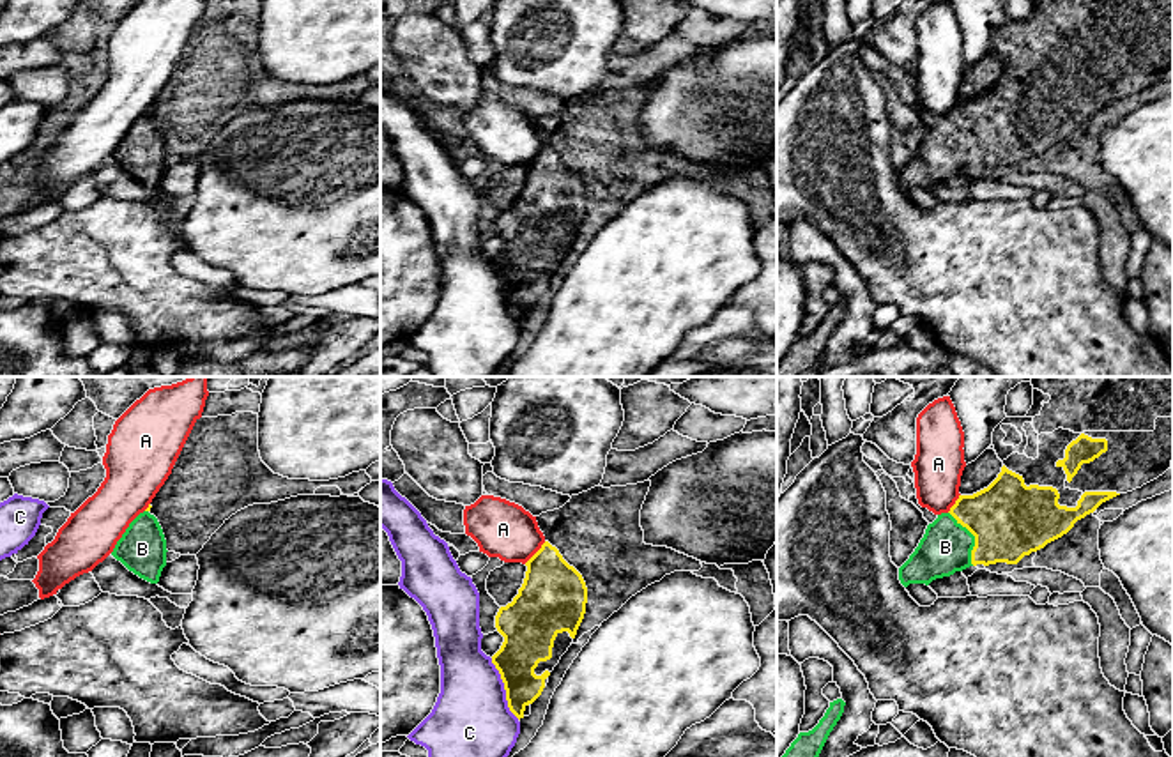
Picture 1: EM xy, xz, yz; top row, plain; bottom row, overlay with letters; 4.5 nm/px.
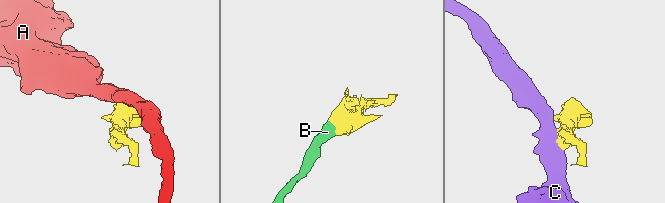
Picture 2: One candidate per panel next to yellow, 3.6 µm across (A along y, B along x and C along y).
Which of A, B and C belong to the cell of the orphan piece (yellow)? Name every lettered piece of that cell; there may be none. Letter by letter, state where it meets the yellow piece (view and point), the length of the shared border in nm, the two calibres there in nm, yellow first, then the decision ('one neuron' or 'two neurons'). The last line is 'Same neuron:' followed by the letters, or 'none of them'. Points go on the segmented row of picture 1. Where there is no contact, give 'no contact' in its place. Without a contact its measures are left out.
A: xz (536, 552) | 140 nm | 300/260 nm | two neurons
B: yz (975, 538) | 280 nm | 360/220 nm | one neuron
C: xz (505, 688) | 300 nm | 220/360 nm | two neurons
Same neuron: B

